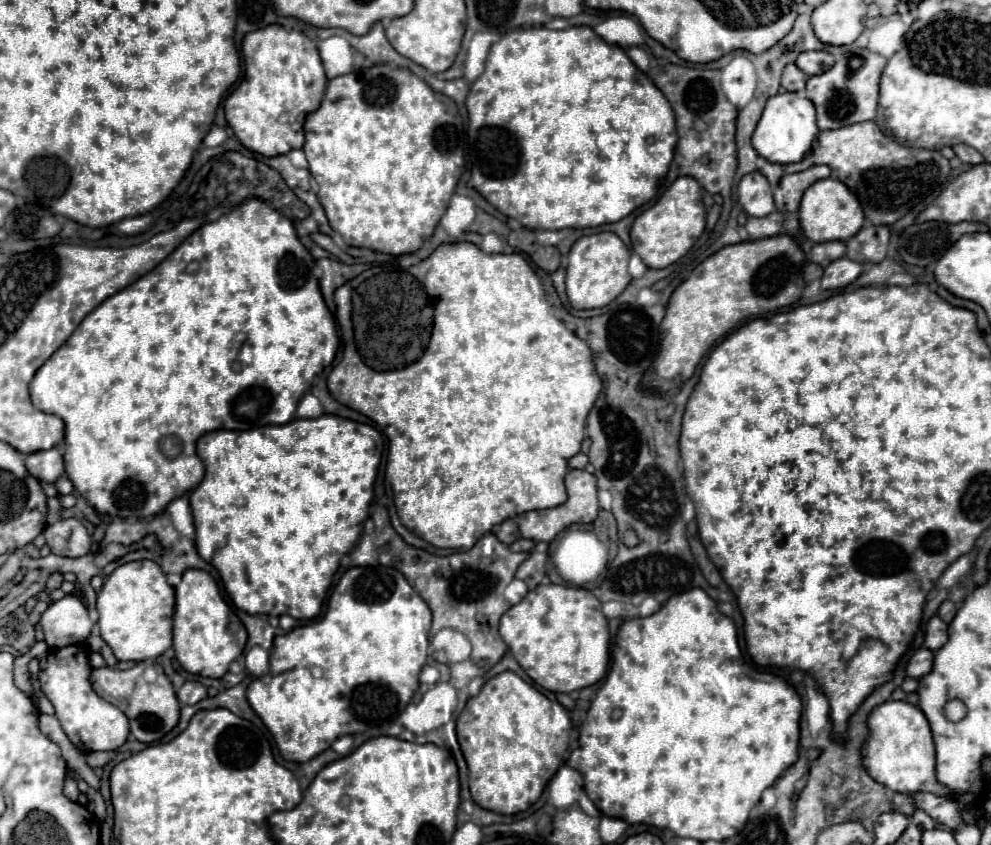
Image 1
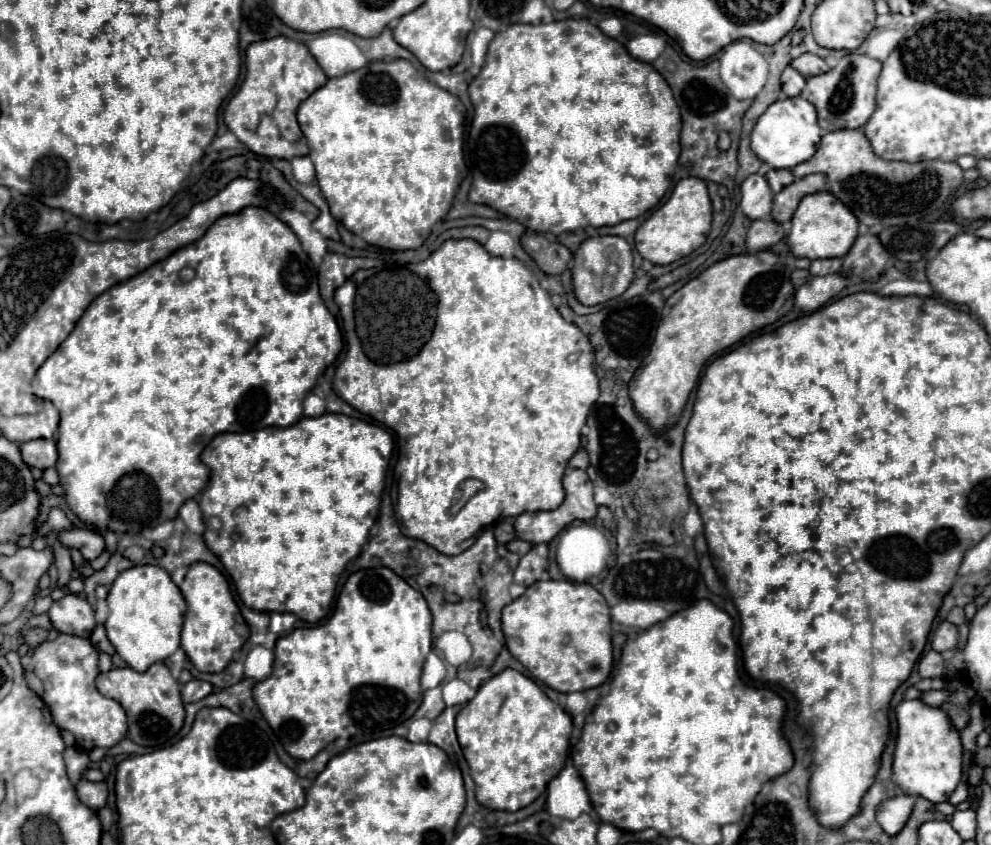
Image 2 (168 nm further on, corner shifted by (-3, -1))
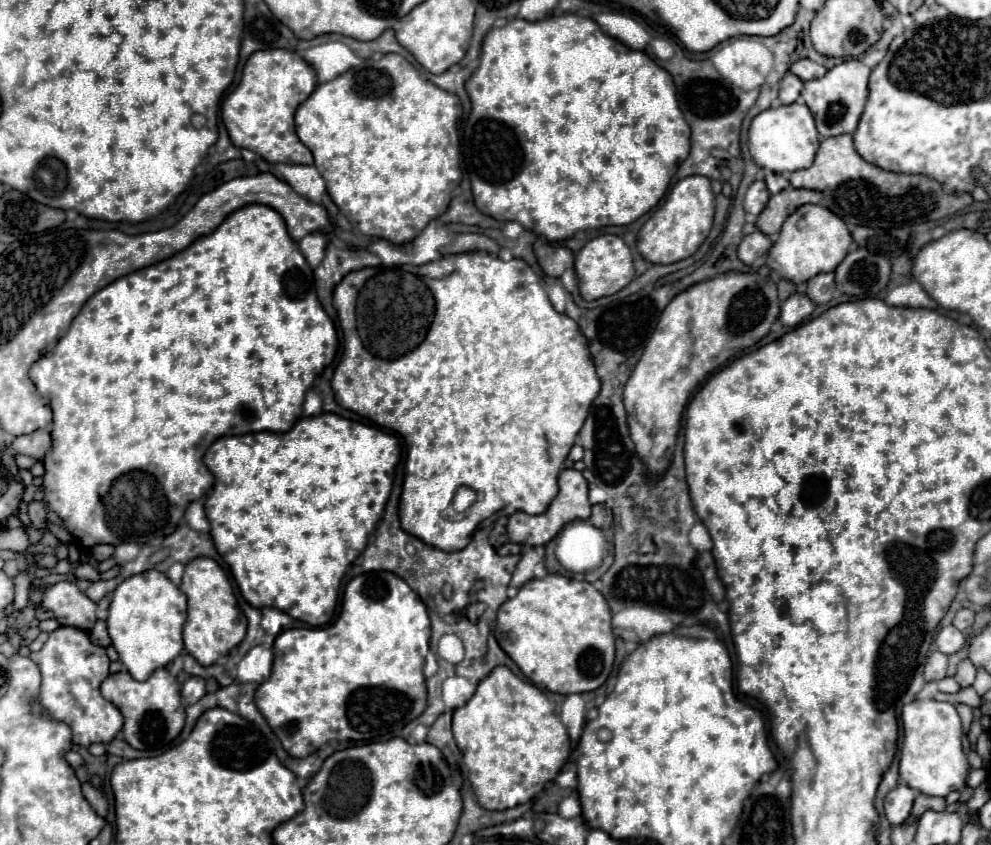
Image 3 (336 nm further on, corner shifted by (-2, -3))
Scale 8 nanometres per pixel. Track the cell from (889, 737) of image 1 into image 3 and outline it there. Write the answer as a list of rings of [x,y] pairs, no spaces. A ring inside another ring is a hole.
[[[914,700],[902,708],[902,726],[904,726],[904,744],[900,750],[900,778],[914,790],[926,796],[948,796],[952,790],[962,790],[966,786],[968,762],[962,752],[962,722],[956,708],[948,702],[936,700]]]

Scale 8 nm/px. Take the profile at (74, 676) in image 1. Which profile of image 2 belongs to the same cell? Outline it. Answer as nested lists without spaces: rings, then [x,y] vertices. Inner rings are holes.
[[[59,634],[55,640],[39,644],[35,652],[23,656],[21,662],[25,670],[33,670],[33,674],[43,682],[43,702],[49,706],[55,724],[75,736],[77,748],[89,752],[95,746],[111,748],[123,740],[127,732],[127,716],[119,702],[105,698],[95,686],[95,678],[99,676],[99,650],[89,642],[89,638]]]

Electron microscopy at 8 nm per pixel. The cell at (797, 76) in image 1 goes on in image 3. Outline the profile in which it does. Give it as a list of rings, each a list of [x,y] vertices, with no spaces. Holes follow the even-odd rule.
[[[788,72],[782,80],[780,80],[780,102],[782,104],[792,104],[800,98],[800,92],[804,88],[804,82],[794,76],[792,72]]]

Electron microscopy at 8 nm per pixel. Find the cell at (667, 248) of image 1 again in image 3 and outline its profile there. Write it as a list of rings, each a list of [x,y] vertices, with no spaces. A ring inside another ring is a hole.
[[[688,176],[670,190],[666,202],[654,210],[638,236],[640,254],[652,264],[672,264],[692,256],[710,234],[714,218],[714,194],[706,176]]]

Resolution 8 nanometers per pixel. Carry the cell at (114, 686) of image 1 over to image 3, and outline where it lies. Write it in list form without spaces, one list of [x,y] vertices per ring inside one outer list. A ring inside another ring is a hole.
[[[158,668],[144,682],[134,680],[128,672],[110,674],[102,686],[102,696],[112,702],[124,716],[124,738],[136,750],[164,752],[170,742],[182,732],[184,726],[184,706],[180,696],[180,684],[166,668]],[[180,708],[180,710],[178,710]]]

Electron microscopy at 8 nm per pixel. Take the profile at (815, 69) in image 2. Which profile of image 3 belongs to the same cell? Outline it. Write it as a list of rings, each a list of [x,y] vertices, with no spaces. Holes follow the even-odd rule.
[[[802,58],[802,60],[794,62],[790,70],[792,70],[800,80],[804,80],[804,82],[806,82],[806,80],[820,78],[820,76],[824,76],[824,74],[826,74],[826,68],[824,68],[822,64],[816,64],[816,62],[808,60],[808,58]]]

